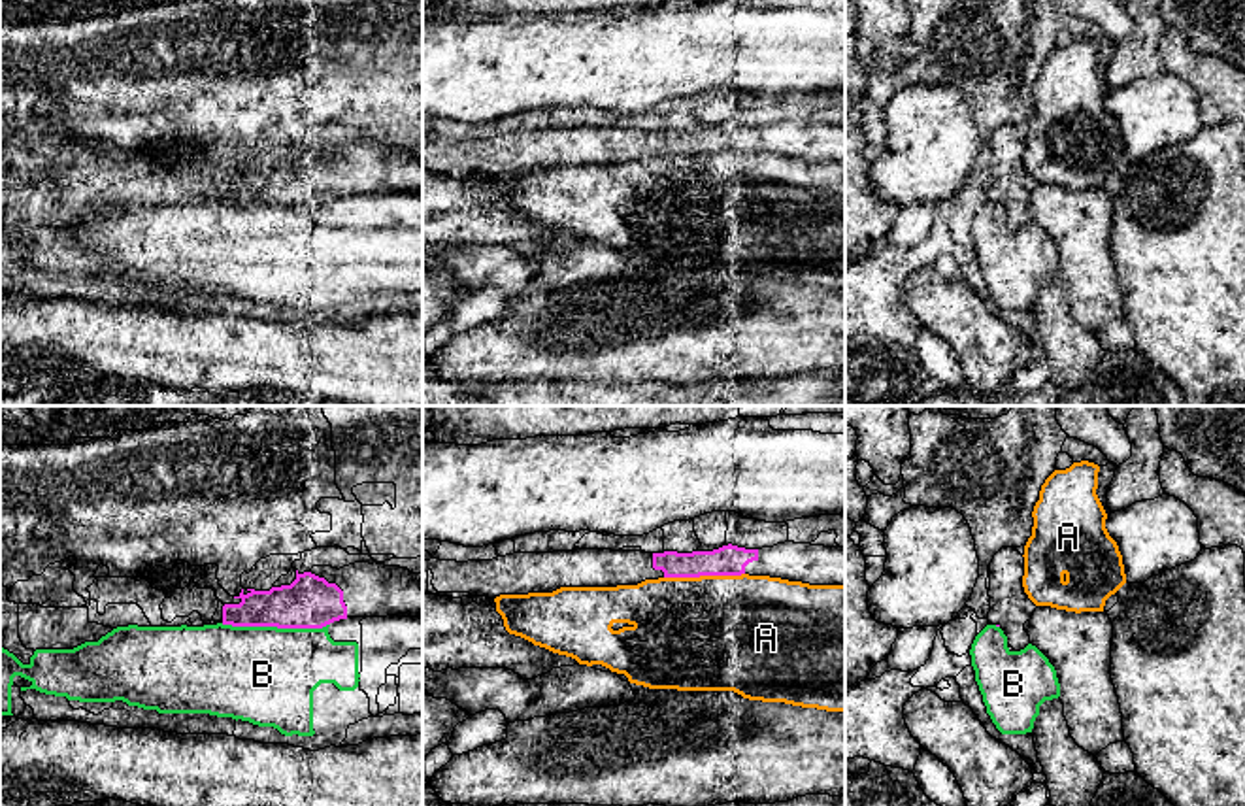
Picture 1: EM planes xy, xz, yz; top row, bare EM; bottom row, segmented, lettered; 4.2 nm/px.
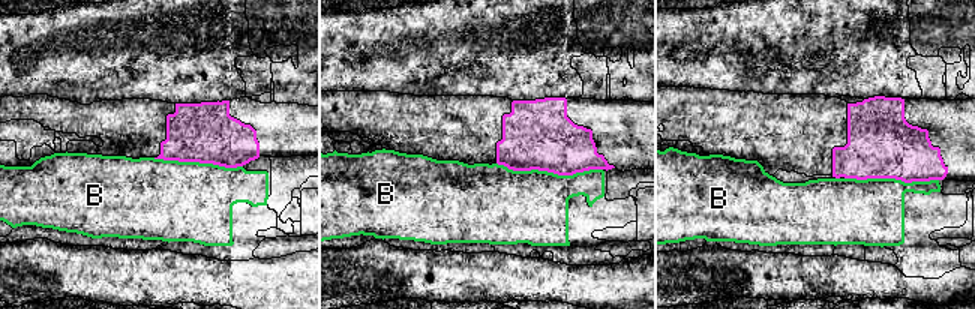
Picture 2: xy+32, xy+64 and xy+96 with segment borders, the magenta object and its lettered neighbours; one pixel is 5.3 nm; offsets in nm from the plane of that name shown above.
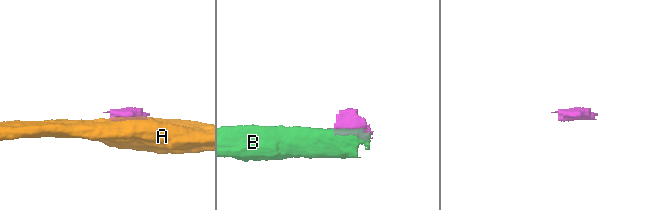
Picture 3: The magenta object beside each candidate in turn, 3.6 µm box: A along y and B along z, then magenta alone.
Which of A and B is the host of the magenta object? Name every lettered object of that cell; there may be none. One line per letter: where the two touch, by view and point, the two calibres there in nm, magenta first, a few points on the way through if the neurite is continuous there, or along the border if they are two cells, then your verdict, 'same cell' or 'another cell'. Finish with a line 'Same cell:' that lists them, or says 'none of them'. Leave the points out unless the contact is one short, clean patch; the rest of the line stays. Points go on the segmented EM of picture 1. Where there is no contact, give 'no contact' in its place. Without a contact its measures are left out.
A: meets magenta in xz at (704, 574); 130 nm thick on the magenta side, 480 nm on the other; another cell
B: meets magenta in xy at (276, 625); 220 nm thick on the magenta side, 420 nm on the other; another cell
Same cell: none of them

